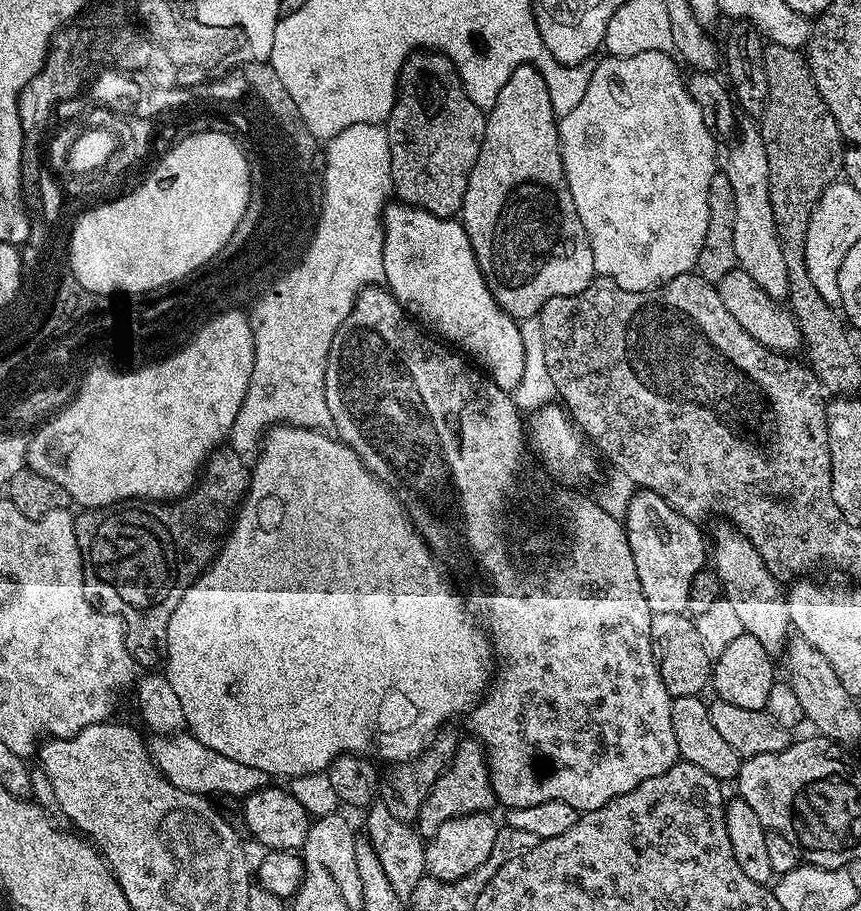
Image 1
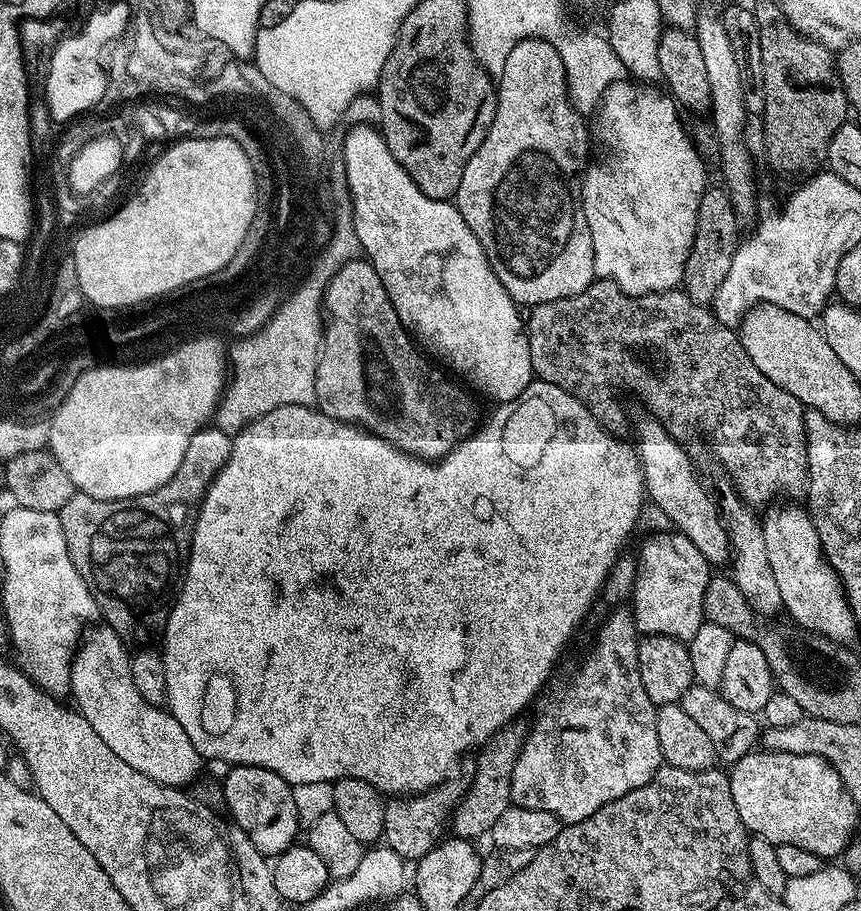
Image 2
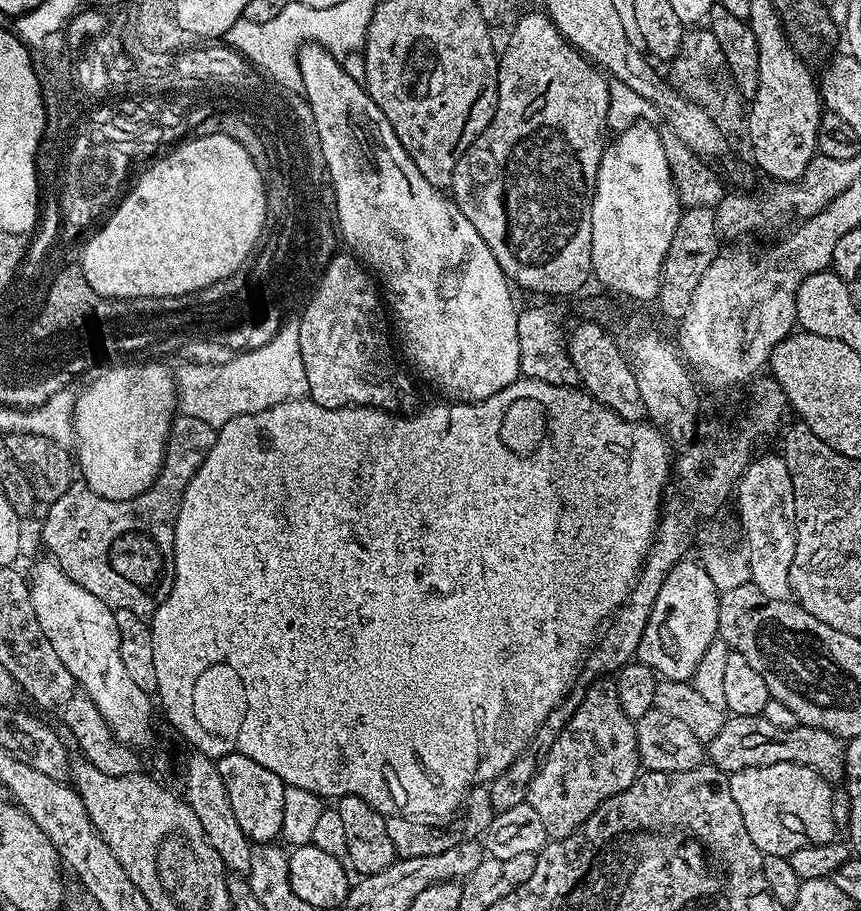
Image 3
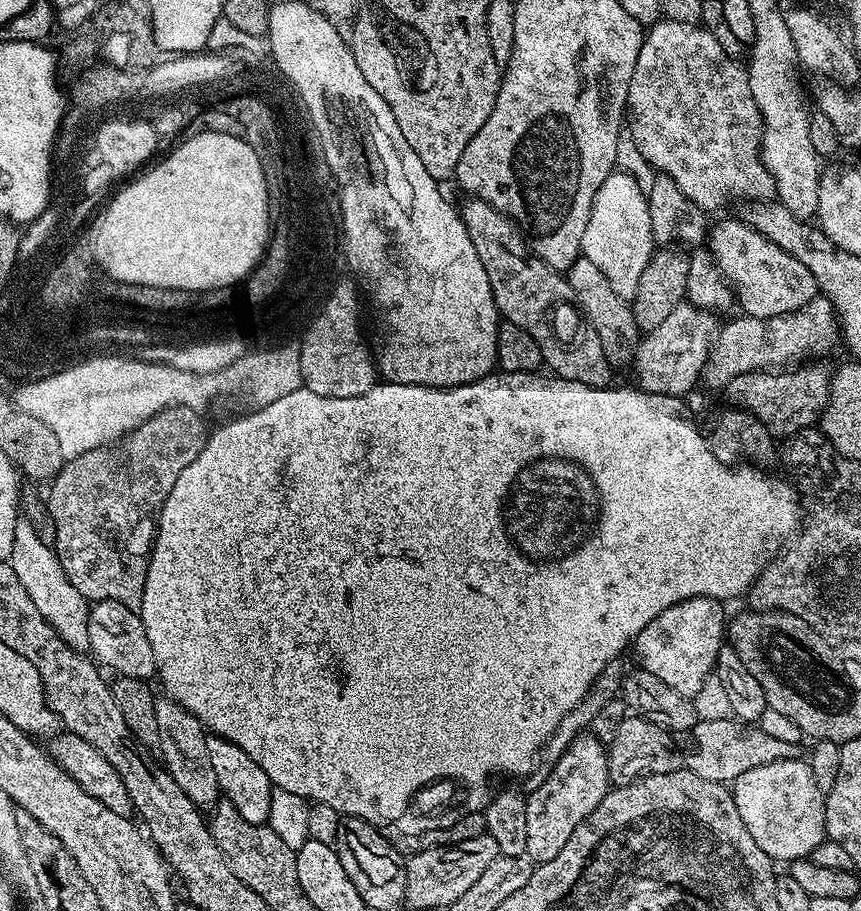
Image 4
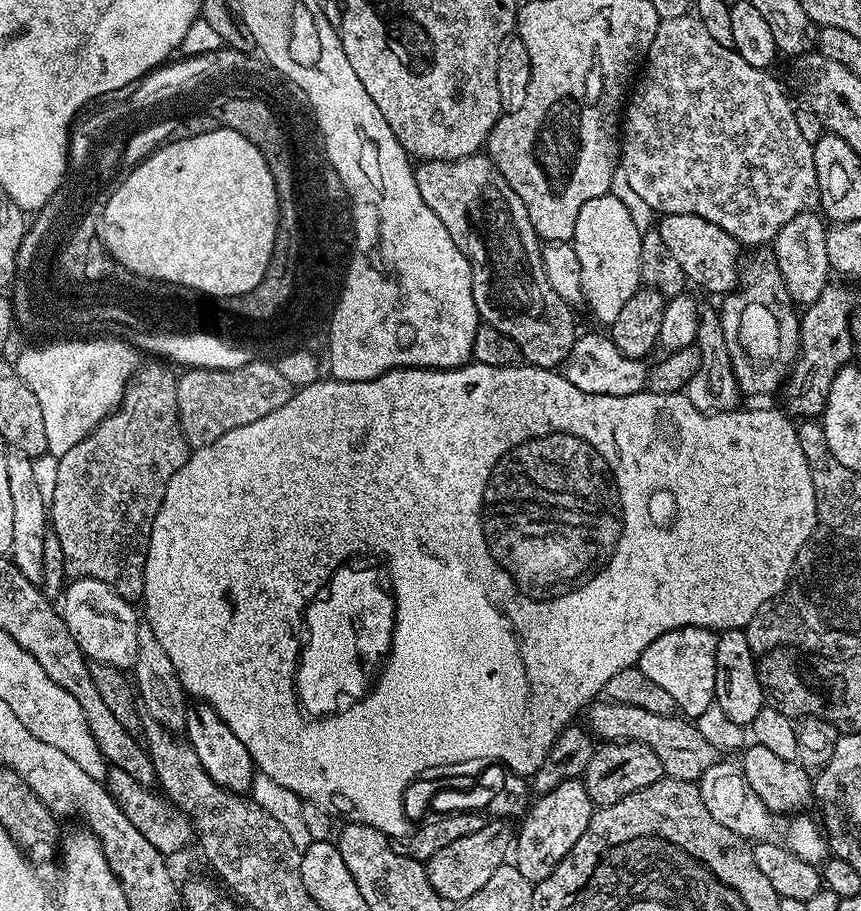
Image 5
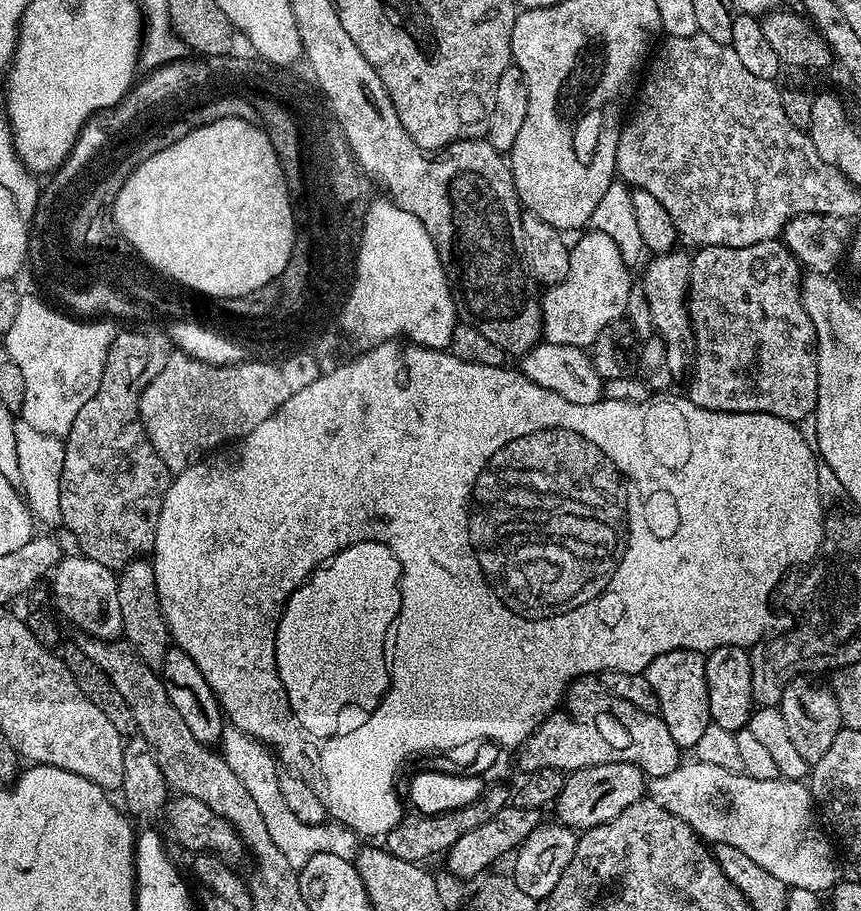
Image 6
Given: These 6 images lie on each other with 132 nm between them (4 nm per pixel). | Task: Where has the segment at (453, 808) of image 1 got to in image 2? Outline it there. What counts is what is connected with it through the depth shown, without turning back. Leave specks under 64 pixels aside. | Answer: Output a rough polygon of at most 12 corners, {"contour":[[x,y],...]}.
{"contour":[[525,729],[497,732],[476,756],[469,792],[450,817],[461,840],[487,837],[513,807]]}

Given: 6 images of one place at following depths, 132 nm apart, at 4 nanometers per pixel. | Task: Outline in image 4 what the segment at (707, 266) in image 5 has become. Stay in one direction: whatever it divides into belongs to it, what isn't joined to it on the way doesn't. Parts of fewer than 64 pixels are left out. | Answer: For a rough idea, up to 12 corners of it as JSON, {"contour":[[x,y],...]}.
{"contour":[[743,219],[706,248],[743,315],[798,311],[818,295],[798,258]]}

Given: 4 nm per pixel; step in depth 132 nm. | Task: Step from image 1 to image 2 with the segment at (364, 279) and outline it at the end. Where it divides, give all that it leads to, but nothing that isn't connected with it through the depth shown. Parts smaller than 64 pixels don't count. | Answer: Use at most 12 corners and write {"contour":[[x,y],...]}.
{"contour":[[342,218],[321,269],[230,348],[215,427],[316,403],[319,291],[358,238]]}

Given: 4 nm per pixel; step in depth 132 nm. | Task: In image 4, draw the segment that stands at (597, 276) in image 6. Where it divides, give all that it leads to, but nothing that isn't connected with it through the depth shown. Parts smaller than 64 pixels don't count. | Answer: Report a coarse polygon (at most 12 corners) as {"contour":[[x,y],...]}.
{"contour":[[614,170],[582,234],[619,296],[635,297],[654,251],[645,189]]}

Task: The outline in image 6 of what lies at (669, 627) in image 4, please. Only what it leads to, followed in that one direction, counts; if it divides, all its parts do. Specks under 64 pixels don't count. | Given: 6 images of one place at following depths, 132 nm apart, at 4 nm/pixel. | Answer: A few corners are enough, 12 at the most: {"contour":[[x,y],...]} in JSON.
{"contour":[[670,650],[643,673],[682,750],[712,723],[705,653]]}

